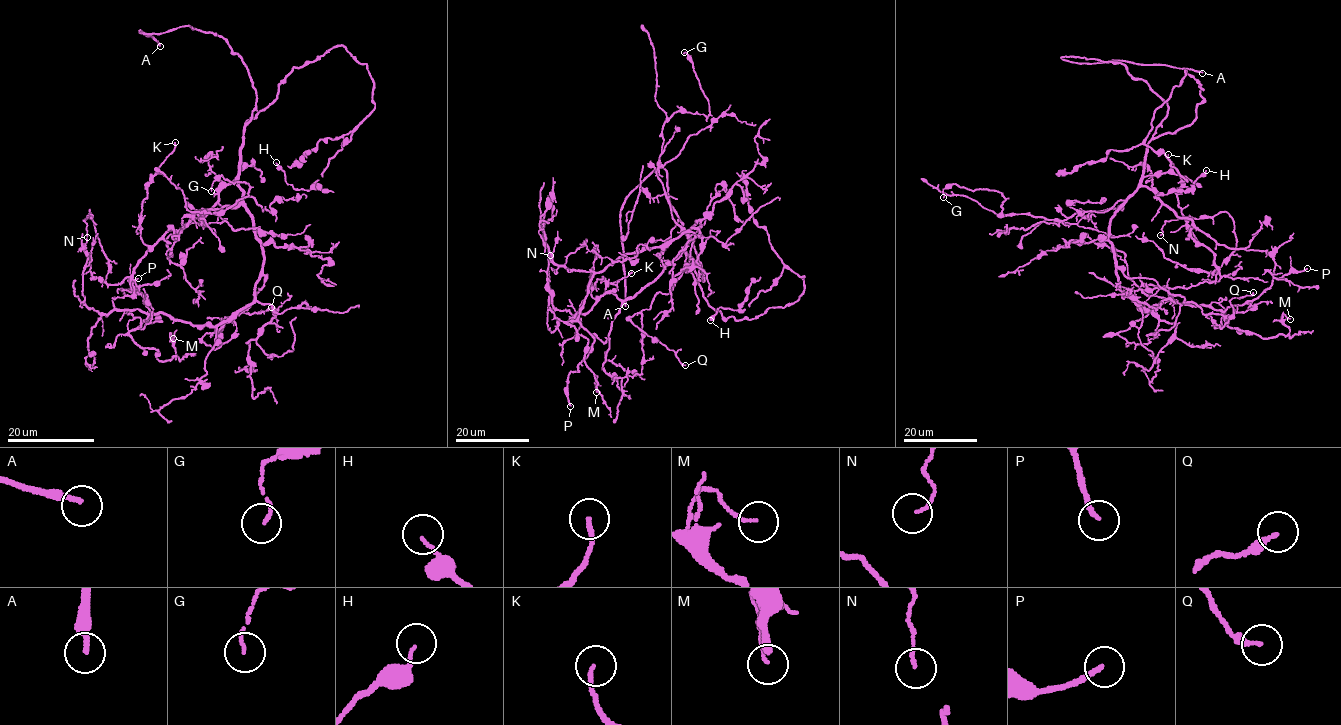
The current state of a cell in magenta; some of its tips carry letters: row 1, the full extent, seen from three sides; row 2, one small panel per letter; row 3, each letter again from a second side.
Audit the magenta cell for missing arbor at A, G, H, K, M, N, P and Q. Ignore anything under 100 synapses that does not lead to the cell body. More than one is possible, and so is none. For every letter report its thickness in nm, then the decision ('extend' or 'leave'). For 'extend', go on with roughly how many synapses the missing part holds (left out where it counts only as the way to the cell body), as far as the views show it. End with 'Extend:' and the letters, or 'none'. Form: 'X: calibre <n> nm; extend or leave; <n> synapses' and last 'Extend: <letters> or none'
A: calibre 240 nm; extend
G: calibre 110 nm; leave
H: calibre 110 nm; leave
K: calibre 150 nm; leave
M: calibre 100 nm; leave
N: calibre 100 nm; leave
P: calibre 170 nm; leave
Q: calibre 240 nm; leave
Extend: A

